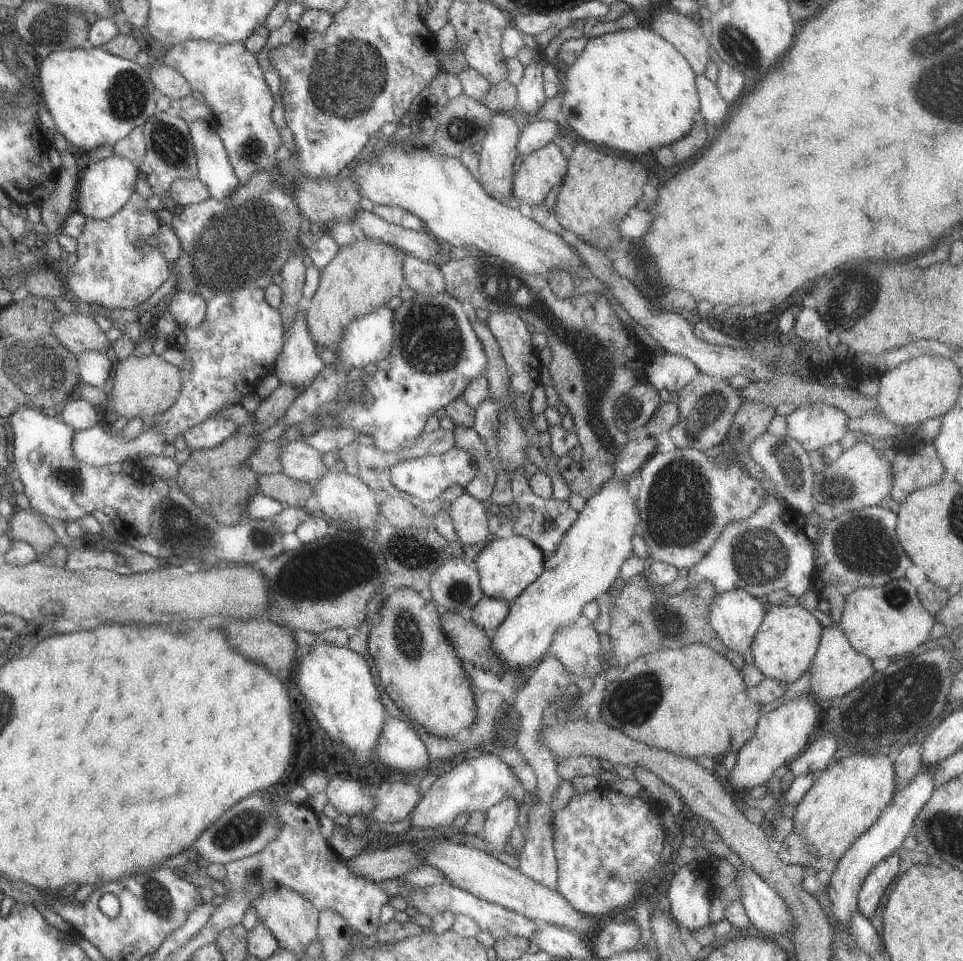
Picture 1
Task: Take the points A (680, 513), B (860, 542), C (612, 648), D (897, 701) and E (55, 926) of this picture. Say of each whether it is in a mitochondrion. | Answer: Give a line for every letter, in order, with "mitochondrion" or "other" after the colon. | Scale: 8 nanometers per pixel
A: mitochondrion
B: mitochondrion
C: other
D: mitochondrion
E: other

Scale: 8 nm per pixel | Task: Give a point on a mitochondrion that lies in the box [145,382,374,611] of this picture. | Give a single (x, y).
(178, 526)

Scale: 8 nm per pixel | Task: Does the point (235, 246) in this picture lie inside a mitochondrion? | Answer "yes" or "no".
yes

